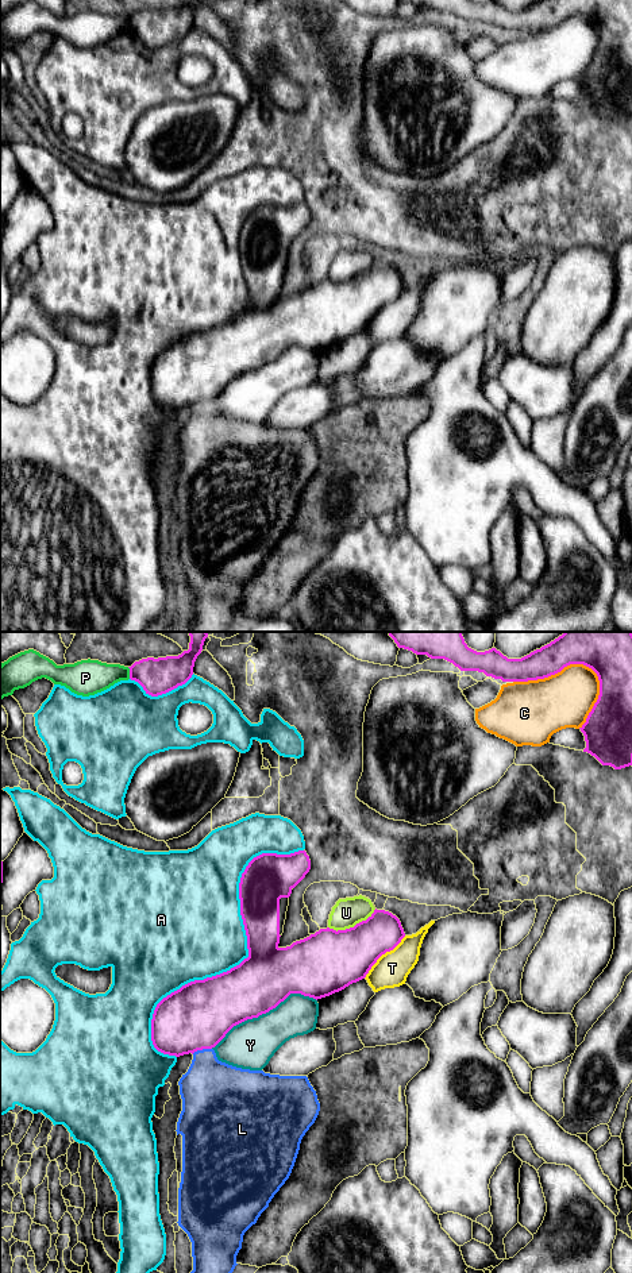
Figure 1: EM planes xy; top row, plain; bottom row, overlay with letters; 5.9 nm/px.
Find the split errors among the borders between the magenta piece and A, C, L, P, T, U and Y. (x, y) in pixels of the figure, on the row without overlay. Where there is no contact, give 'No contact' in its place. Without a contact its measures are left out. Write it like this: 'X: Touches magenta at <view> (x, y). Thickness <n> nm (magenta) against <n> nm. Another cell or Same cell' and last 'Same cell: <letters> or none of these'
A: Touches magenta at xy (249, 304). Thickness 340 nm (magenta) against 440 nm. Another cell
C: Touches magenta at xy (565, 18). Thickness 180 nm (magenta) against 320 nm. Another cell
L: Touches magenta at xy (201, 401). Thickness 400 nm (magenta) against 360 nm. Another cell
P: Touches magenta at xy (130, 24). Thickness 220 nm (magenta) against 200 nm. Another cell
T: Touches magenta at xy (382, 305). Thickness 320 nm (magenta) against 200 nm. Another cell
U: Touches magenta at xy (351, 280). Thickness 380 nm (magenta) against 170 nm. Another cell
Y: Touches magenta at xy (264, 365). Thickness 340 nm (magenta) against 280 nm. Another cell
Same cell: none of these

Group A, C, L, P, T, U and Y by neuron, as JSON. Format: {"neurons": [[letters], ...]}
{"neurons": [["A"], ["C"], ["L"], ["P"], ["T"], ["U"], ["Y"]]}

